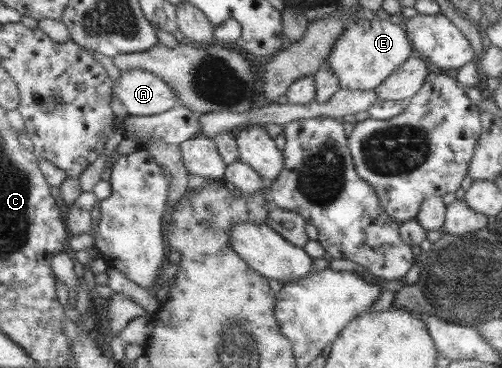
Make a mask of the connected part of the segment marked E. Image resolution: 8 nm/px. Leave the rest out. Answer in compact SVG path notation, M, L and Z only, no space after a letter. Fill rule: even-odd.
M359 19L348 24L339 35L332 45L332 53L328 53L325 61L341 89L373 91L414 54L402 26L387 19Z

